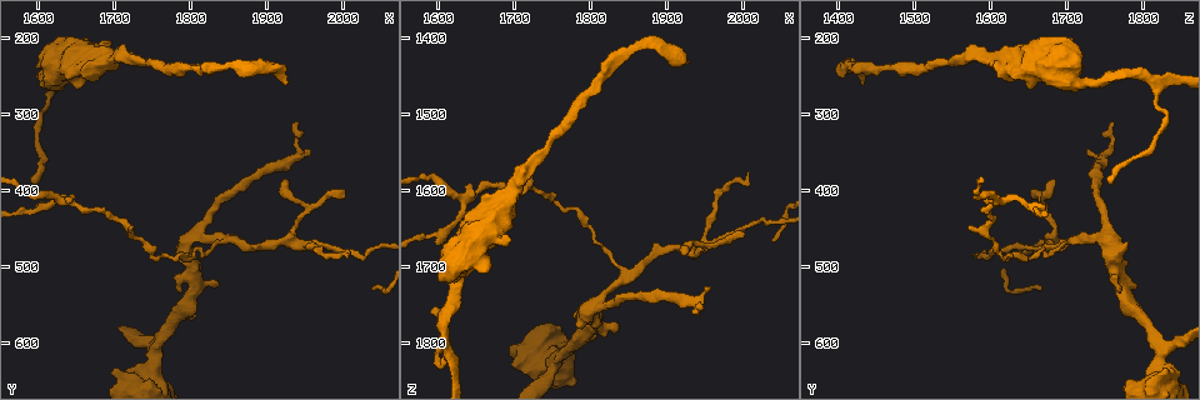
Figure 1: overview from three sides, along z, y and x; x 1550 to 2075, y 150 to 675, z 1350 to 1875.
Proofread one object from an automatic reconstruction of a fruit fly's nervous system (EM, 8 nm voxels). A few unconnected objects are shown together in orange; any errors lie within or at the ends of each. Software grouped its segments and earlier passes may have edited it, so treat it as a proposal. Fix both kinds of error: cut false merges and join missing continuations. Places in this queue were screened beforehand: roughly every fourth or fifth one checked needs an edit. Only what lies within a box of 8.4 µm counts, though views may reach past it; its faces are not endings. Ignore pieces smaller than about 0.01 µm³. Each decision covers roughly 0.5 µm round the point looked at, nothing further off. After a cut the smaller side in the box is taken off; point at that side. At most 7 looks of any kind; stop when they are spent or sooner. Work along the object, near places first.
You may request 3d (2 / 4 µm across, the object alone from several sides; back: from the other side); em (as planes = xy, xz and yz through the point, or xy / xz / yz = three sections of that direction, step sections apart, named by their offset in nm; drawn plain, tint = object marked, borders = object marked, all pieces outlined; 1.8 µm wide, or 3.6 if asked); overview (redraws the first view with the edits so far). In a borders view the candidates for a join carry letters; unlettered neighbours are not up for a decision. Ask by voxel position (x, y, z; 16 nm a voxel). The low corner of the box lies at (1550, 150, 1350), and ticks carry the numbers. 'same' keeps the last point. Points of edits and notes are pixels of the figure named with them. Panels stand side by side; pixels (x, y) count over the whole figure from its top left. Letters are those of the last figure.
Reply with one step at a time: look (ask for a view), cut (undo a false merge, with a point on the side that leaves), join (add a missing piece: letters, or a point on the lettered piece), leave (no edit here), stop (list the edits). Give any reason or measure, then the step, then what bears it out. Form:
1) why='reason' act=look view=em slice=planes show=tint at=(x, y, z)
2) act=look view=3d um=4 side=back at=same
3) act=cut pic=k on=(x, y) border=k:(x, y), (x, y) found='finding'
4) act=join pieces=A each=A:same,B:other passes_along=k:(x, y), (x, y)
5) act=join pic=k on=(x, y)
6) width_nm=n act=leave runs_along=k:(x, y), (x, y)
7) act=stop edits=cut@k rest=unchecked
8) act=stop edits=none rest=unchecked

why='branch point' act=look view=3d um=4 at=(1625, 250, 1705)

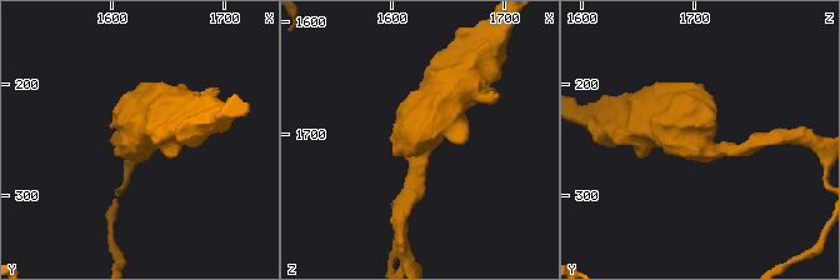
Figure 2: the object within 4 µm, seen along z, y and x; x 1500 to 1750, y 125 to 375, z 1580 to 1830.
why='need the tissue' act=look view=em um=3.6 slice=xz step=4 show=borders at=(1622, 252, 1708)

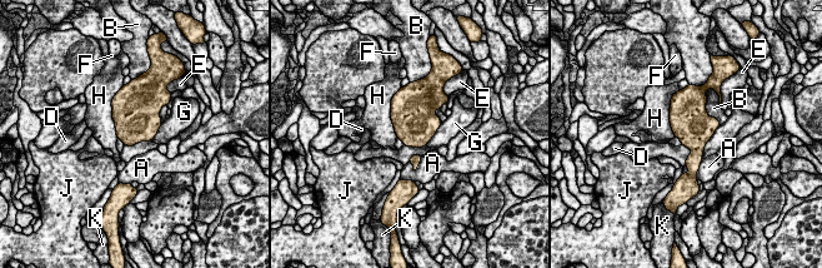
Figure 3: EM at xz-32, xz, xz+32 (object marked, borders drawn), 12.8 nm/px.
width_nm=480 act=leave each=A:other,B:other,D:other,E:other,F:other,G:other,H:other,J:other,K:other found='one cell here'

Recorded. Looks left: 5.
why='calibre changes' act=look view=3d um=2 at=(1615, 255, 1820)

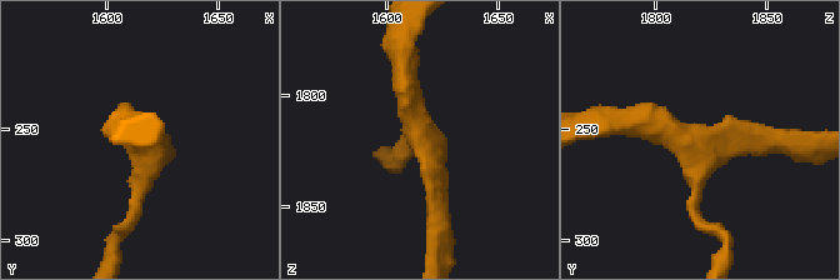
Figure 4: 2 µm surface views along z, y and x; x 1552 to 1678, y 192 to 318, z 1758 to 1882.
arms=3 why='now the EM' act=look view=em slice=yz step=4 show=tint at=(1618, 261, 1820)

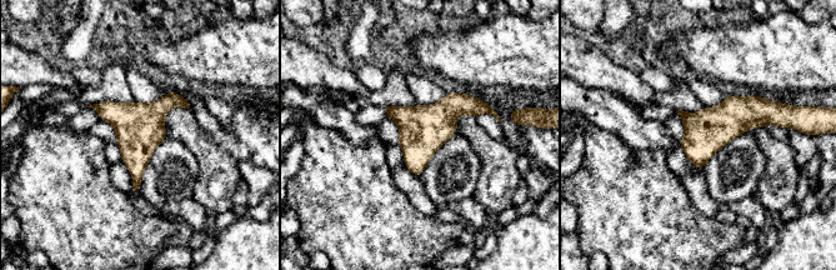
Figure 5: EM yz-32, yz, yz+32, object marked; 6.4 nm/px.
why='another direction' act=look view=em slice=planes show=borders at=same

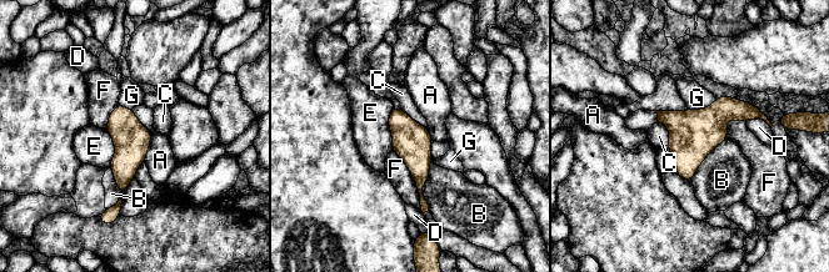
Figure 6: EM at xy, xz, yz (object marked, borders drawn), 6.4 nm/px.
width_nm=240 act=leave each=A:other,B:other,C:other,D:other,E:other,F:other,G:other border=6:(400, 109), (428, 130) found='all the same cell'

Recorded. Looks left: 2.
why='arms part here' act=look view=3d um=2 at=(1810, 525, 1770)

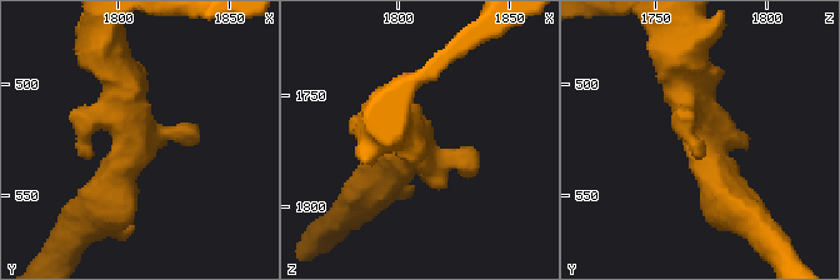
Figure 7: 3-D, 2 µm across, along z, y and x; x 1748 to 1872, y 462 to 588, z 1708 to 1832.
why='shape alone is not enough' act=look view=em slice=planes show=borders at=(1806, 526, 1770)

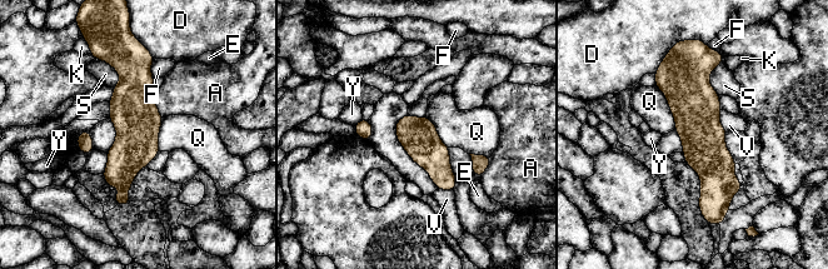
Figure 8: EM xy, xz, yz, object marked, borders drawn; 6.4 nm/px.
act=leave each=A:other,D:other,E:other,F:other,K:other,Q:other,S:other,V:other,Y:other runs_along=8:(691, 60), (711, 209) found='all the same cell'

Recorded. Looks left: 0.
act=stop edits=none rest=unchecked

